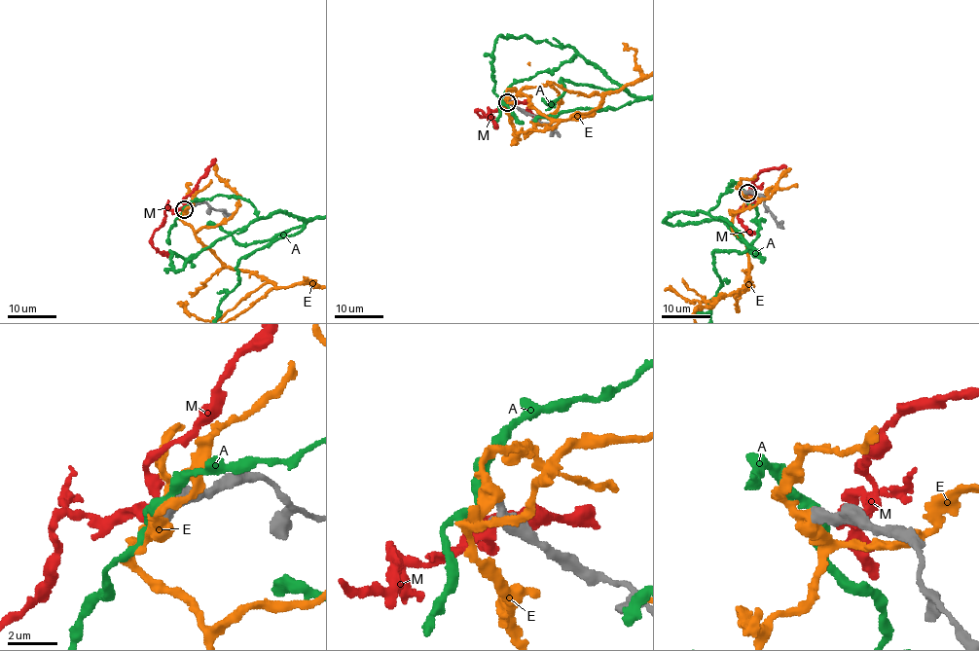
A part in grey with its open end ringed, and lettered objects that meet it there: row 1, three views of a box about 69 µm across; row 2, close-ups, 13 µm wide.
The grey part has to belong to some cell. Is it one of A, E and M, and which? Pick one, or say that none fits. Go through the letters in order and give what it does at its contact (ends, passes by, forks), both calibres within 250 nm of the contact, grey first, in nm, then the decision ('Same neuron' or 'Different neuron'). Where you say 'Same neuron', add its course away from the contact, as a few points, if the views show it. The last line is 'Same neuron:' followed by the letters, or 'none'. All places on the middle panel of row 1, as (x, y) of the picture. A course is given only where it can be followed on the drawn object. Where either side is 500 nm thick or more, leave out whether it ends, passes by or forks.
A: It passes by. Thickness 420 nm (grey) against 320 nm. Different neuron
E: Thickness 320 nm (grey) against 500 nm. Different neuron
M: It passes by. Thickness 380 nm (grey) against 380 nm. Different neuron
Same neuron: none

